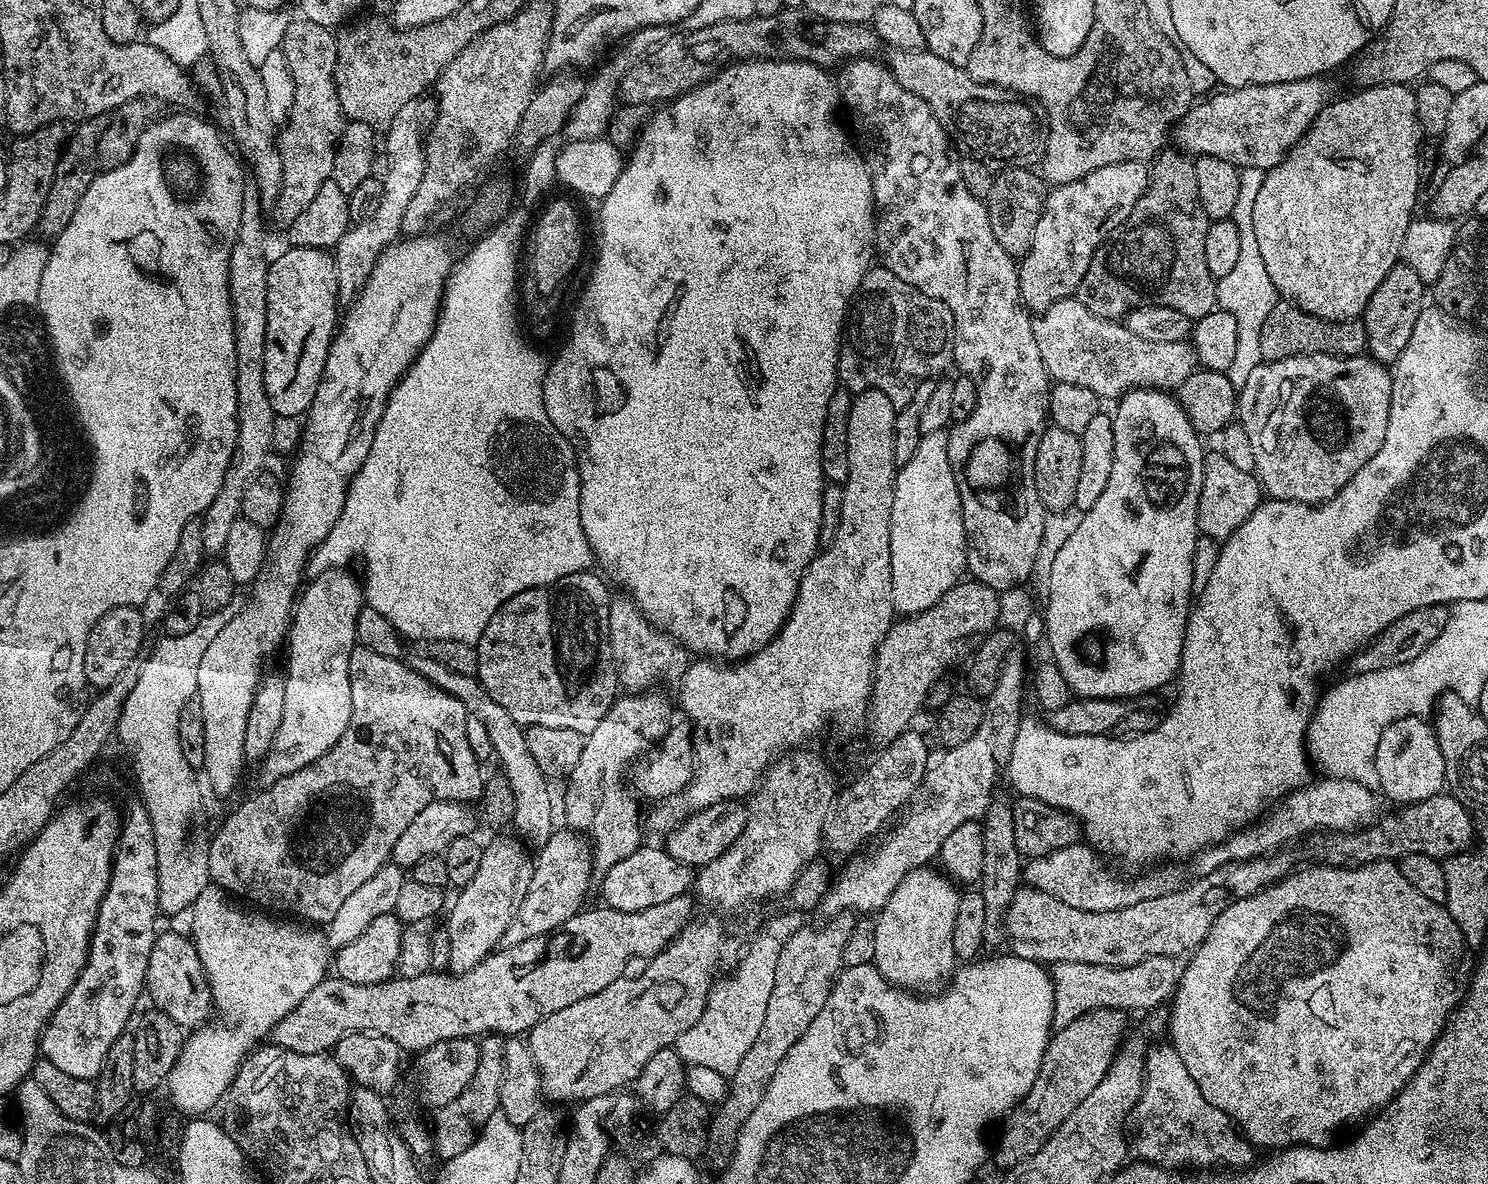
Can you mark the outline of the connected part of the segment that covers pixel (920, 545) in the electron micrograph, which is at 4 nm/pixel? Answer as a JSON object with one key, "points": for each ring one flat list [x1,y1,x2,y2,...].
{"points":[[945,429,921,435,918,450,910,462,899,465,894,482,894,510,890,514,890,574,892,607,904,616,914,616,934,606,965,575,968,566,968,543,962,522,962,502,950,466,948,432]]}

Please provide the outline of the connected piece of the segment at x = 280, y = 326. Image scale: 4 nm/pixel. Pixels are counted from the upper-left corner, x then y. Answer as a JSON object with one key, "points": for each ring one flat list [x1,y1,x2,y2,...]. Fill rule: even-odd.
{"points":[[285,247,280,257,268,266,266,278,266,394,277,416,303,417,314,402,332,337,338,327,338,278,332,252,322,248]]}

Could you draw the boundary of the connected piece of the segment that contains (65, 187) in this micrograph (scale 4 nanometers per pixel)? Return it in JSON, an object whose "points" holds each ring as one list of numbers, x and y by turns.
{"points":[[91,116,88,120,79,121,71,129,70,135,60,149,60,157,54,166,54,182,50,182,50,194,46,194,46,202,42,206,42,214,38,232,49,238,59,236,60,232,74,218,74,210,78,210,78,202,82,202,82,194,90,186,90,182,98,174,96,143,102,138,102,130,106,130,108,116]]}

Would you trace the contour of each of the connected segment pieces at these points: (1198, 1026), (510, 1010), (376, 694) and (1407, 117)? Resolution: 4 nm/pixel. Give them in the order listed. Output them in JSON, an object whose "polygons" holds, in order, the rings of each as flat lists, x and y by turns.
{"polygons":[[[1375,860,1355,866,1319,862,1309,865,1309,868,1297,867,1277,884,1242,898,1242,902,1234,902,1222,910,1222,914,1218,914,1204,940,1187,957,1188,965,1185,968,1183,965,1179,973,1174,999,1171,1001,1172,1016,1170,1012,1166,1024,1167,1031,1172,1031,1172,1049,1178,1058,1182,1058,1182,1066,1186,1066,1198,1090,1202,1090,1202,1098,1206,1098,1210,1106,1218,1106,1218,1110,1228,1115,1253,1145,1261,1144,1268,1148,1264,1150,1279,1150,1294,1144,1327,1145,1331,1141,1328,1139,1339,1128,1355,1120,1363,1121,1386,1107,1405,1088,1418,1066,1428,1057,1428,1051,1440,1037,1448,1017,1456,1011,1456,1005,1462,999,1461,993,1456,993,1456,980,1452,977,1452,959,1466,948,1462,930,1458,930,1458,922,1450,918,1443,904,1430,902,1430,898,1426,898,1418,886,1410,886,1399,863]],[[685,894,669,898,666,902,658,902,658,906,646,906,646,910,637,912,619,912,607,906,589,907,562,922,562,926,552,932,538,938,526,938,526,942,518,942,518,946,497,947,495,952,482,958,478,966,465,972,445,974,433,970,417,976,383,980,377,984,326,978,314,986,314,990,310,990,310,994,306,994,306,998,302,998,302,1002,298,1002,298,1006,294,1006,294,1010,282,1018,282,1022,278,1022,278,1026,274,1026,271,1043,277,1048,294,1050,298,1054,328,1054,342,1038,346,1038,346,1034,371,1032,374,1036,390,1038,390,1042,394,1042,405,1053,420,1054,425,1048,450,1038,483,1038,489,1034,499,1034,505,1038,519,1037,542,1022,542,1018,550,1018,550,1014,557,1010,581,998,590,998,590,994,598,994,598,990,606,990,610,982,629,971,628,963,631,960,643,961,657,956,694,918,690,897]],[[356,647,350,654,350,726,346,726,346,734,338,738,336,745,322,758,318,758,310,766,298,770,294,774,286,774,286,778,278,778,273,784,267,785,253,800,244,800,224,821,216,832,216,837,206,845,209,864,209,878,215,887,260,910,271,910,276,914,287,914,292,918,299,918,304,922,311,922,316,926,326,926,338,914,342,902,371,878,384,864,389,863,394,846,398,838,402,838,402,830,414,822,414,814,435,800,458,800,461,802,479,801,483,791,485,777,480,776,481,761,474,758,474,750,470,750,470,742,466,739,466,722,470,713,464,704,456,697,452,697,446,690,431,684,422,674,412,668,411,663,400,658,382,658,375,650]],[[1375,84,1372,88,1360,88,1356,90,1353,96,1344,96,1333,99,1318,114,1318,118,1308,127,1308,132,1301,140,1291,148,1289,152,1282,158,1282,162,1278,162,1273,168,1267,169,1262,182,1262,190,1258,190,1258,198,1254,198,1254,238,1258,238,1258,250,1262,253,1262,263,1265,264,1267,272,1270,273,1270,282,1274,282,1277,293,1287,303,1297,304,1302,310,1306,310,1310,314,1314,314,1318,318,1326,318,1327,320,1354,320,1363,317,1364,307,1370,302,1370,294,1374,294,1374,290,1378,290,1378,286,1382,286,1382,278,1386,278,1386,274,1390,274,1390,270,1400,260,1400,251,1402,250,1402,238,1406,238,1406,230,1409,222,1414,218,1418,205,1418,158,1422,151,1422,133,1420,131,1420,123,1418,122,1418,110,1416,109,1416,94,1409,85,1406,84]]]}

